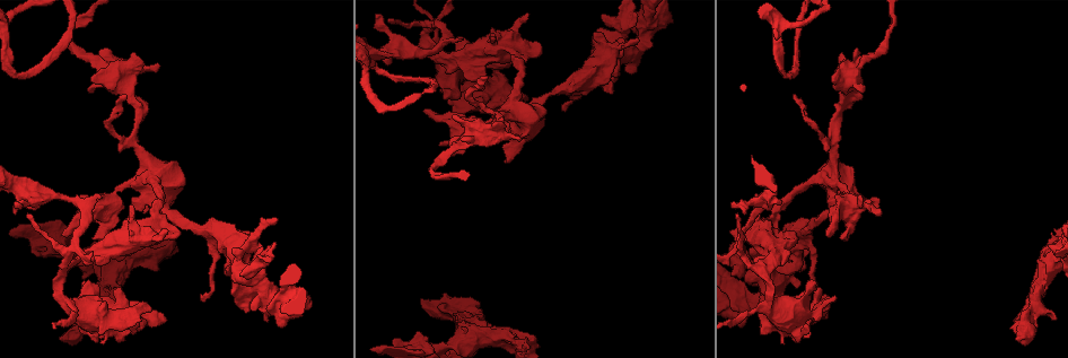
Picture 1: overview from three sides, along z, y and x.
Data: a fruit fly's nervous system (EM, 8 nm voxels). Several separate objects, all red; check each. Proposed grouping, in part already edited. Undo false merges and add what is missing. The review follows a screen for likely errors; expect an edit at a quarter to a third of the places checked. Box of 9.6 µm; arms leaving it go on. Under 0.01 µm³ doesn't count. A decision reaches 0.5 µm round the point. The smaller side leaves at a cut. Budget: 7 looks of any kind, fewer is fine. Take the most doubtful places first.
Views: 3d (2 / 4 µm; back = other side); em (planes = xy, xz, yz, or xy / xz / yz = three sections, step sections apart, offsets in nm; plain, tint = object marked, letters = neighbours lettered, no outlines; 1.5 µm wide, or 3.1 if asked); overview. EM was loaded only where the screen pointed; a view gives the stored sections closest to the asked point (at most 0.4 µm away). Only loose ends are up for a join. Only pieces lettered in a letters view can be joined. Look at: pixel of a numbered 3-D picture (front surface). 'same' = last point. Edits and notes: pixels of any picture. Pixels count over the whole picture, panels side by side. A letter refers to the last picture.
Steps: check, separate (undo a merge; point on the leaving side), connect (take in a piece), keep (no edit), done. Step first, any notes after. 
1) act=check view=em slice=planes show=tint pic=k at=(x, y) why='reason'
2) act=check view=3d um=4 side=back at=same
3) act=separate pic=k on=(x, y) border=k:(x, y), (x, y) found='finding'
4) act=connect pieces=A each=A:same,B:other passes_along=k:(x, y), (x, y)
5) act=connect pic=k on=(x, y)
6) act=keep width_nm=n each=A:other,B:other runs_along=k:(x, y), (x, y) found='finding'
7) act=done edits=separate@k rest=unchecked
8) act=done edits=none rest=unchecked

act=check view=em slice=xz step=8 show=tint pic=1 at=(202, 300) why='branch stops here'

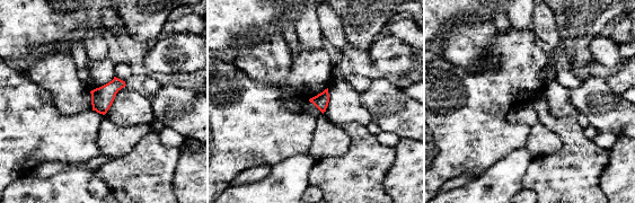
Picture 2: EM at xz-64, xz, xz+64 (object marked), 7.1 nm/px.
act=check view=em slice=planes show=letters at=same

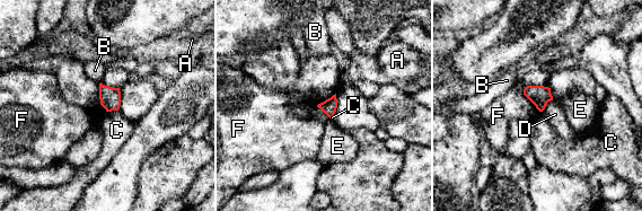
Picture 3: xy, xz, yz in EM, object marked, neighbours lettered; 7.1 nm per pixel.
act=keep width_nm=100 each=A:other,B:other,C:other,D:other,E:other,F:other border=3:(553, 99), (542, 111) found='none of them fits'

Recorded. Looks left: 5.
act=check view=em slice=yz step=4 show=letters pic=1 at=(118, 288) why='stops while still wide'

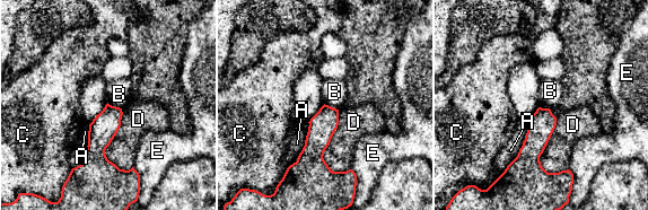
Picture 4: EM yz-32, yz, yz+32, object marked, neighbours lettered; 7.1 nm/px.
act=keep each=A:other,B:other,C:other,D:other,E:other border=4:(107, 102), (121, 108) found='none of them fits'

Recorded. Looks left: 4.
act=check view=3d um=2 pic=1 at=(743, 255) why='abrupt turn'

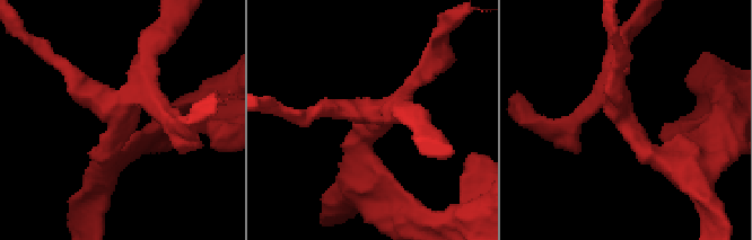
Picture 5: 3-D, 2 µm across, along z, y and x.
act=check view=em slice=planes show=tint pic=5 at=(619, 115) why='now the EM'

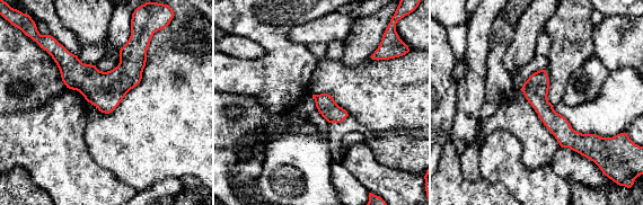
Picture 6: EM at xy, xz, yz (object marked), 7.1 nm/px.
act=check view=em slice=planes show=letters at=same why='what lies round it'

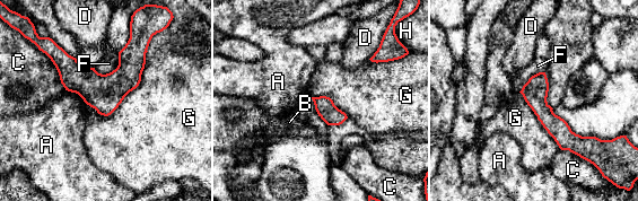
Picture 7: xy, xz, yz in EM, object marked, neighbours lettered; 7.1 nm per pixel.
act=keep longest_contact=G:500nm each=A:other,B:other,C:other,D:other,F:other,G:other,H:other runs_along=7:(534, 78), (544, 114), (590, 145) found='one neuron here'

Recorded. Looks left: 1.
act=done edits=none rest=unchecked

